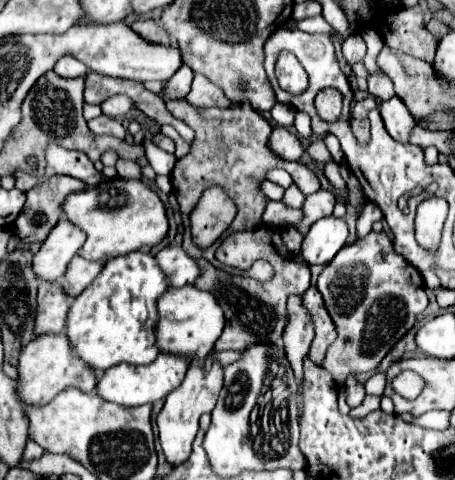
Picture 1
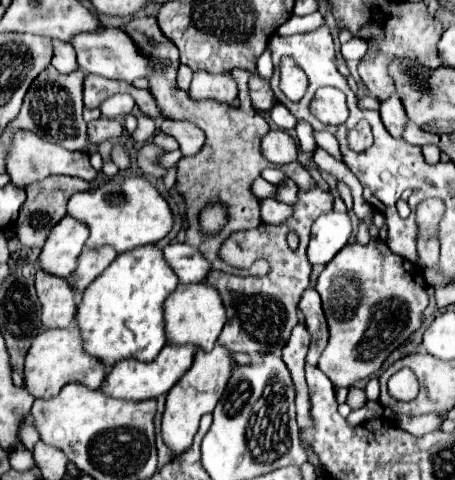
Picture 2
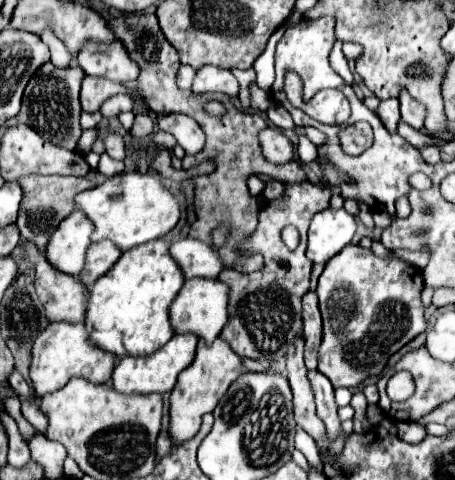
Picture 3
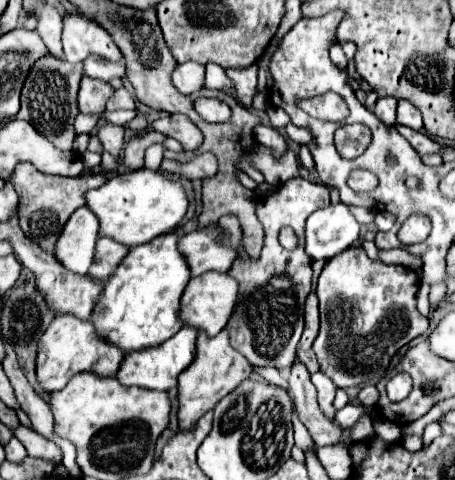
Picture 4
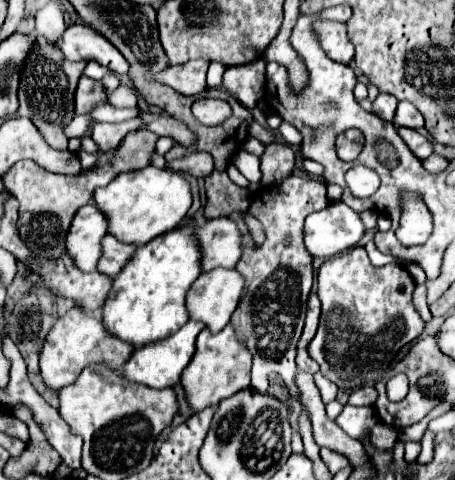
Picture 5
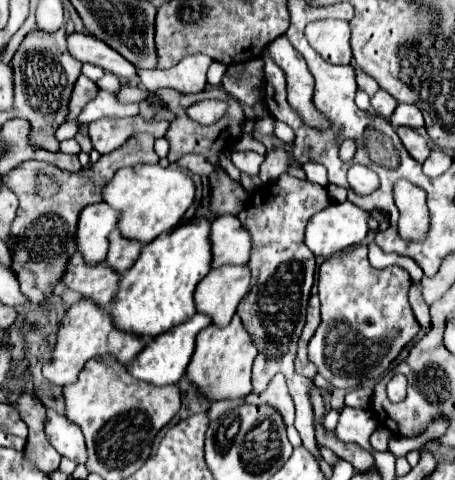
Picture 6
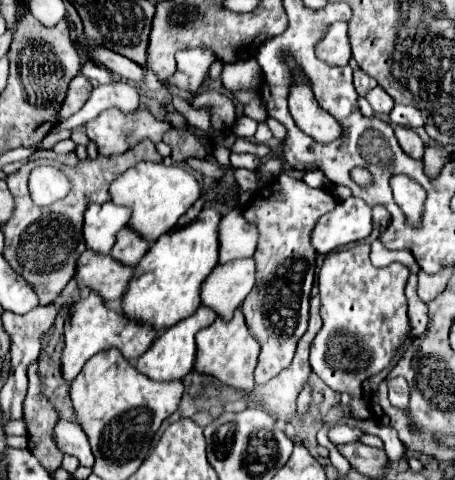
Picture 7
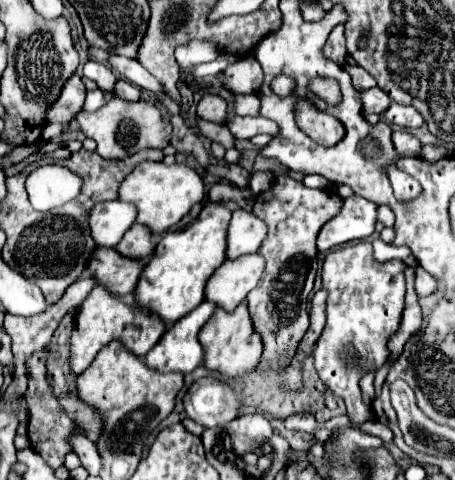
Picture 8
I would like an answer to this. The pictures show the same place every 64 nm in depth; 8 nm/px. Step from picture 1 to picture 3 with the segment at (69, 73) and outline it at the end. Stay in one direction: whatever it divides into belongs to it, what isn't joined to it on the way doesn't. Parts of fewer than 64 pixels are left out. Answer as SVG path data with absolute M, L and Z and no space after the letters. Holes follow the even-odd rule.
M44 30L42 34L40 34L40 38L48 44L48 48L50 48L50 52L52 52L52 64L56 66L56 68L68 68L70 64L72 64L72 54L66 50L66 46L52 34L52 32L48 32L48 30Z

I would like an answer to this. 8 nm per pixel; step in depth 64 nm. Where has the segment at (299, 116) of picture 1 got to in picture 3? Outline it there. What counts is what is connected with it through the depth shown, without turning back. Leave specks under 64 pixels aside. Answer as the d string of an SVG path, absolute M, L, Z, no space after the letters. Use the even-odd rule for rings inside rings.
M300 136L298 156L300 156L302 162L314 162L314 160L318 158L318 148L316 148L316 144L312 144L306 136Z

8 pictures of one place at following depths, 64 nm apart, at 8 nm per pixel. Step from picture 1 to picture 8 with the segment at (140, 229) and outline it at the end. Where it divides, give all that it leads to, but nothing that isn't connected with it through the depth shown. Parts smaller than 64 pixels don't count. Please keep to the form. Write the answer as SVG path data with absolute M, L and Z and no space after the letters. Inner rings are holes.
M144 162L144 164L138 164L124 178L124 184L120 184L118 198L138 208L136 224L144 224L146 228L152 228L154 236L160 236L168 228L172 228L182 216L186 216L194 204L202 202L204 182L198 176L198 172L188 168L186 164L166 166L164 162Z

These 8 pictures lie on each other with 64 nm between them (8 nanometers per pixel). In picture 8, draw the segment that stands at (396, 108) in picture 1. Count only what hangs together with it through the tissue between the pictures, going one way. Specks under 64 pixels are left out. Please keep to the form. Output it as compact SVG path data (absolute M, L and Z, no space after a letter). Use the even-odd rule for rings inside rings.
M376 86L376 88L370 88L370 90L366 90L362 94L362 104L364 104L366 112L384 114L390 108L392 100L390 100L390 96L386 92L380 92L380 88Z

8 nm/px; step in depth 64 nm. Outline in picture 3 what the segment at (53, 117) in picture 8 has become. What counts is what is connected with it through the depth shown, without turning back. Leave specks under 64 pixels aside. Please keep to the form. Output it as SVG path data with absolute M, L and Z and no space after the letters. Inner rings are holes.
M86 76L82 82L82 92L80 92L80 102L84 112L96 112L100 110L102 102L108 100L114 94L132 94L124 84L116 84L106 78L96 78L96 76Z

